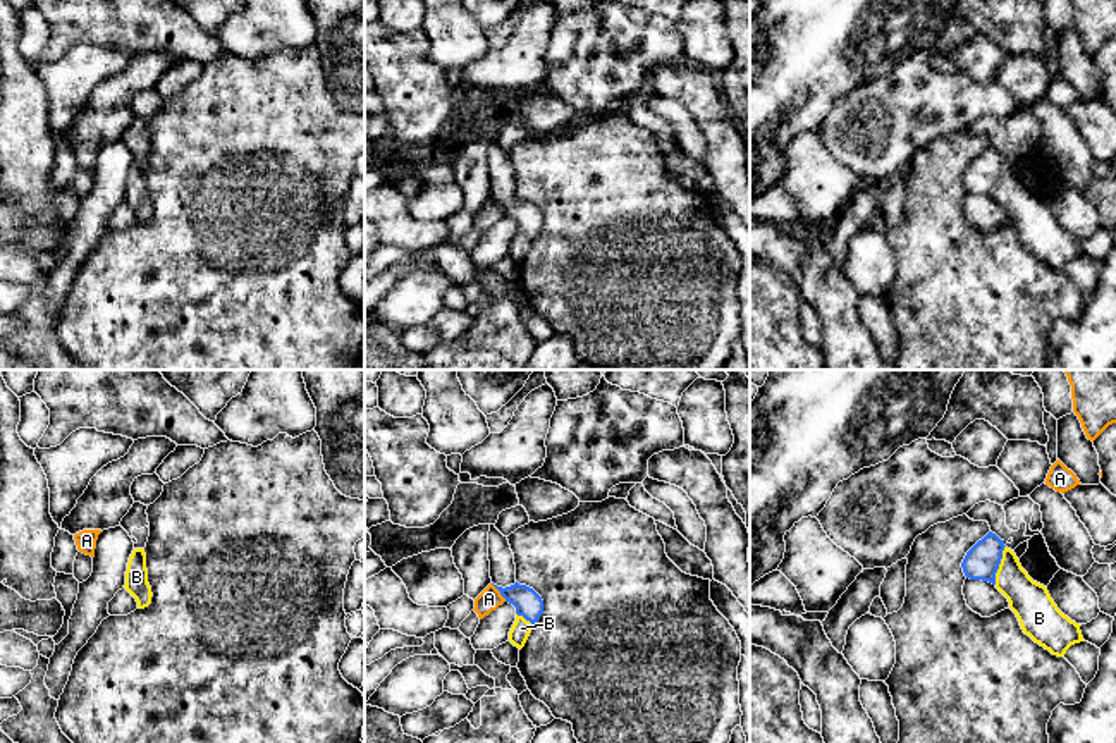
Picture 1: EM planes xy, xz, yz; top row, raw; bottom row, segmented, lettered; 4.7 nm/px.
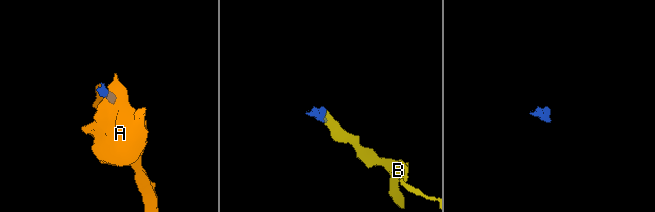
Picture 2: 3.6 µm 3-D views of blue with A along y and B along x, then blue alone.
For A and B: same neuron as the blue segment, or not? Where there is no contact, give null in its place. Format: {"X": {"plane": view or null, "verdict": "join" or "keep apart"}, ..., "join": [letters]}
{"A": {"plane": "xz", "verdict": "keep apart"}, "B": {"plane": "yz", "verdict": "join"}, "join": ["B"]}

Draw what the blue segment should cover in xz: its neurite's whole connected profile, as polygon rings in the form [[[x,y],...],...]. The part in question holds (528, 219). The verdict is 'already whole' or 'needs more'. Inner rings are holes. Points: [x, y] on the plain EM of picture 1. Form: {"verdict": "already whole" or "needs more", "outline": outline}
{"verdict": "needs more", "outline": [[[518,196],[506,203],[497,200],[494,201],[500,206],[506,217],[516,222],[516,236],[509,246],[509,256],[521,265],[533,244],[533,239],[543,227],[543,215],[533,203],[519,200]]]}

